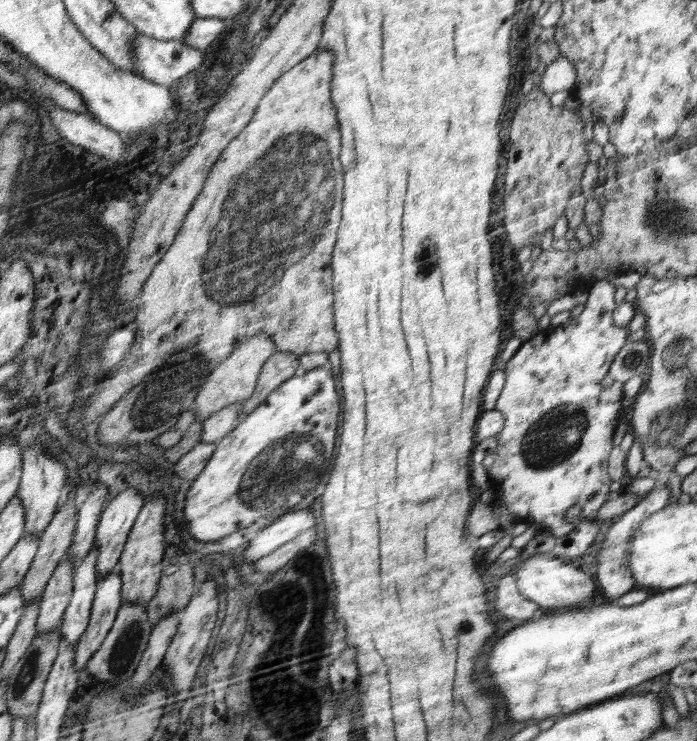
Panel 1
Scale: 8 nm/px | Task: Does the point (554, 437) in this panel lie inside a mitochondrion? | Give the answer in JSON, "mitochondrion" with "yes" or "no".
{"mitochondrion":"yes"}

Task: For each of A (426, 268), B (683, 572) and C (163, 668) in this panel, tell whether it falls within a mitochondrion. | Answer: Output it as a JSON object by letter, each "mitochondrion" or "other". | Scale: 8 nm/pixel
{"A":"other","B":"other","C":"other"}

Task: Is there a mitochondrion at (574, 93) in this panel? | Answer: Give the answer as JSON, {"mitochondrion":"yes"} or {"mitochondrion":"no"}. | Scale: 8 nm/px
{"mitochondrion":"no"}

